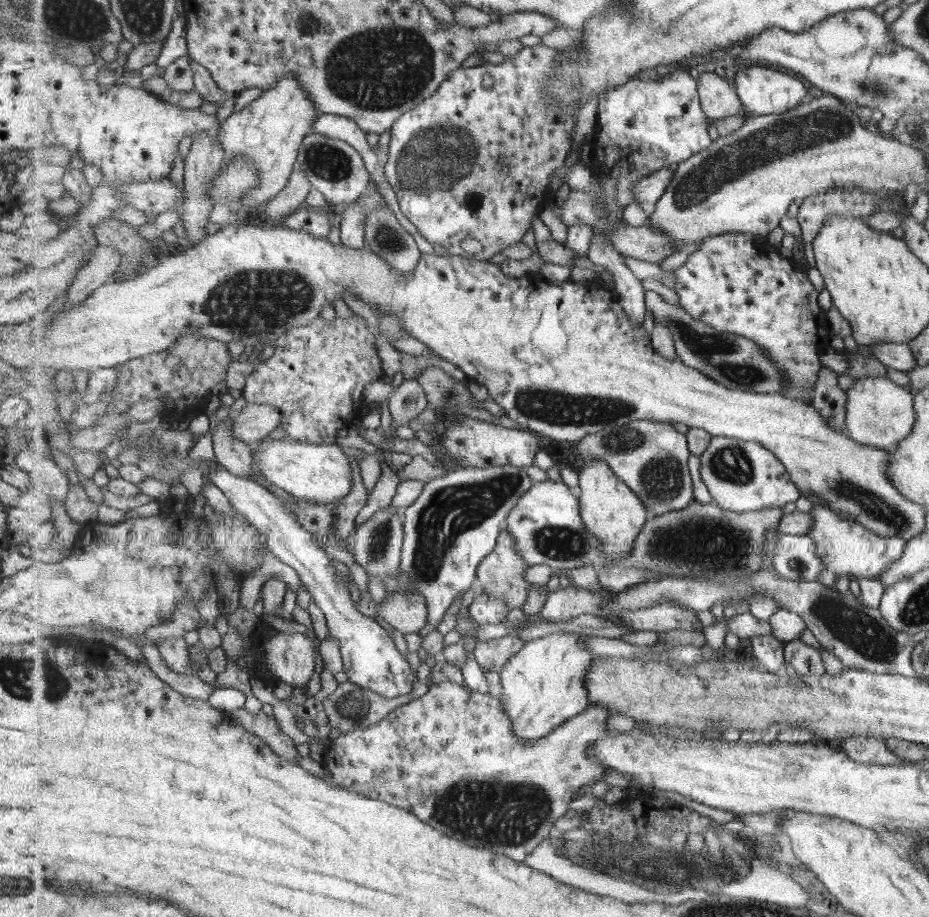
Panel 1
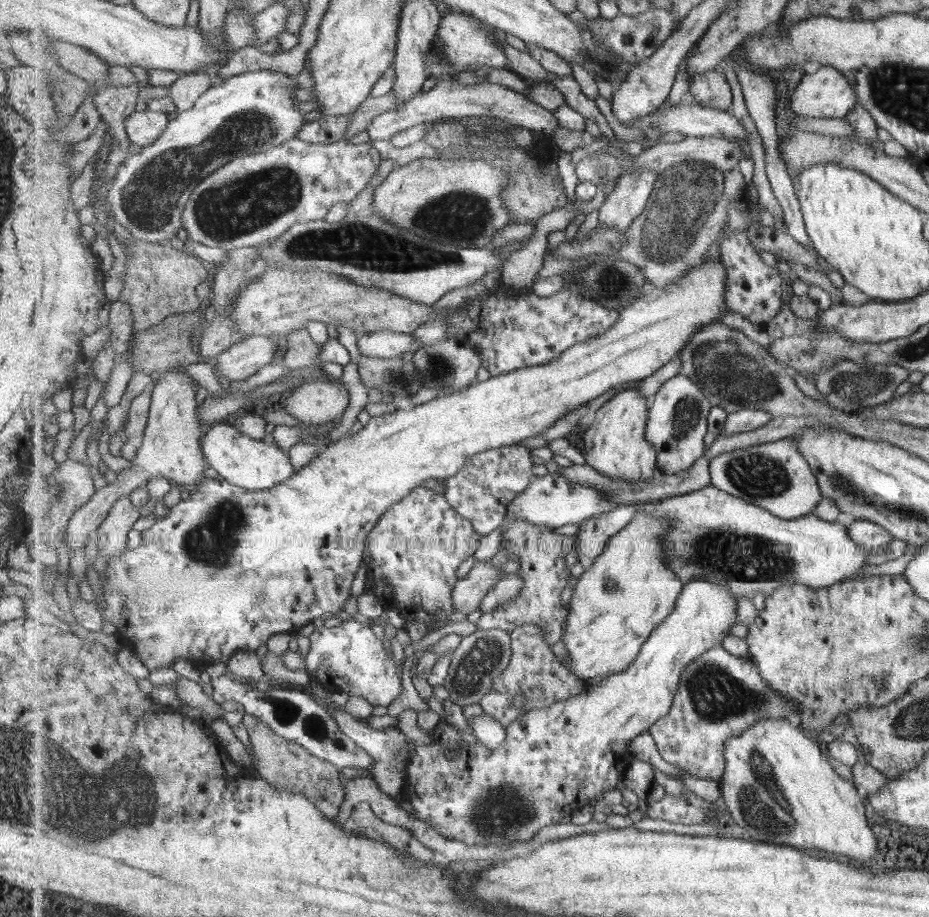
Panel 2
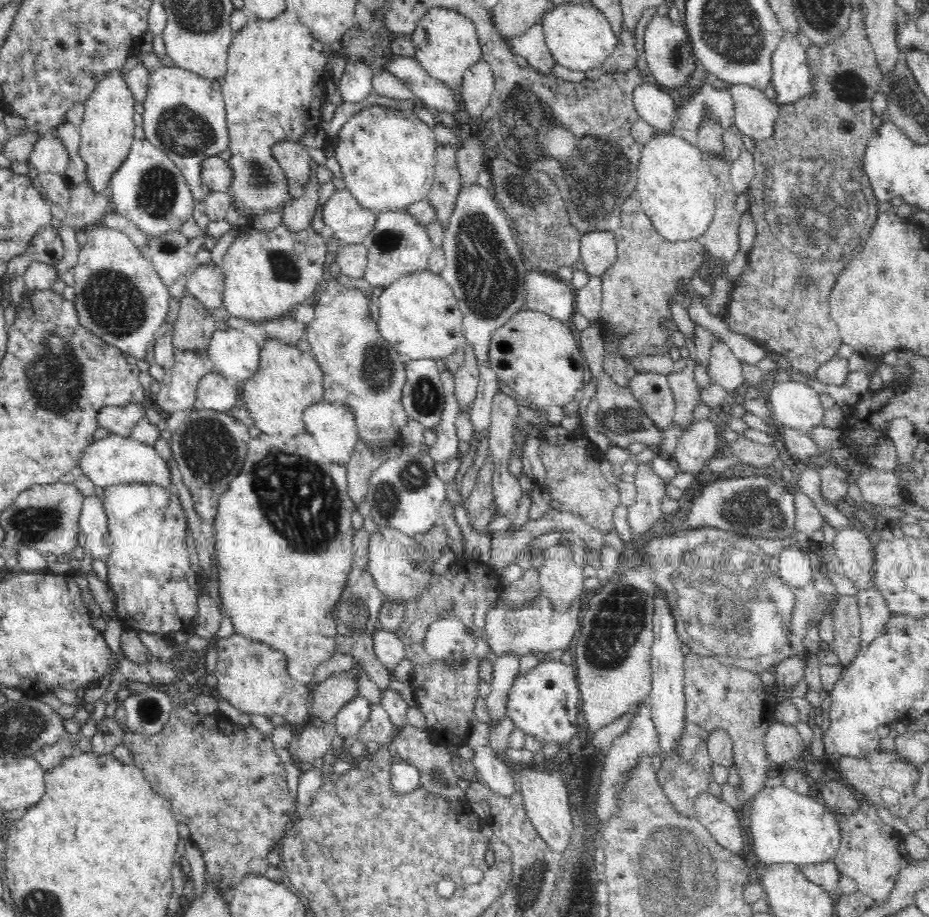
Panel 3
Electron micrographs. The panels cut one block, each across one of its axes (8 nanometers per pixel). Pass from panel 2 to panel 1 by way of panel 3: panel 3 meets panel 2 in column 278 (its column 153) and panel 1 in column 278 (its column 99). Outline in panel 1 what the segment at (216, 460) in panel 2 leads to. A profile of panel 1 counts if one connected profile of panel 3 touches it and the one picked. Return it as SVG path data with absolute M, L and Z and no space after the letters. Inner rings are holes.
M285 436L281 439L268 439L257 445L254 462L261 474L270 483L289 495L309 502L333 504L353 490L353 466L343 447L332 445L309 444Z

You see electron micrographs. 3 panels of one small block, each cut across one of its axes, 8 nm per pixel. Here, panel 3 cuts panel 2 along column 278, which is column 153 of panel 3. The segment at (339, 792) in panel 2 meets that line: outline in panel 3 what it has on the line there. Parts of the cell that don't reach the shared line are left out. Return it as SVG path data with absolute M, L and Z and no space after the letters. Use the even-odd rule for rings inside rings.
M176 702L170 714L170 718L166 724L156 734L148 734L142 732L128 732L124 734L123 745L126 746L131 754L135 765L142 770L146 780L150 781L153 789L166 797L172 805L173 814L178 822L182 822L189 826L191 838L197 843L202 851L203 859L207 870L207 876L212 879L218 879L221 882L222 893L229 895L228 890L237 885L247 874L262 875L269 867L268 854L276 854L274 846L281 842L283 838L284 828L286 824L292 820L292 816L296 815L296 806L294 805L294 796L286 783L286 768L284 763L280 761L280 757L275 753L275 748L271 737L263 735L259 730L244 729L244 727L235 724L230 719L224 720L224 714L217 711L216 714L204 716L203 714L190 713L182 702Z

